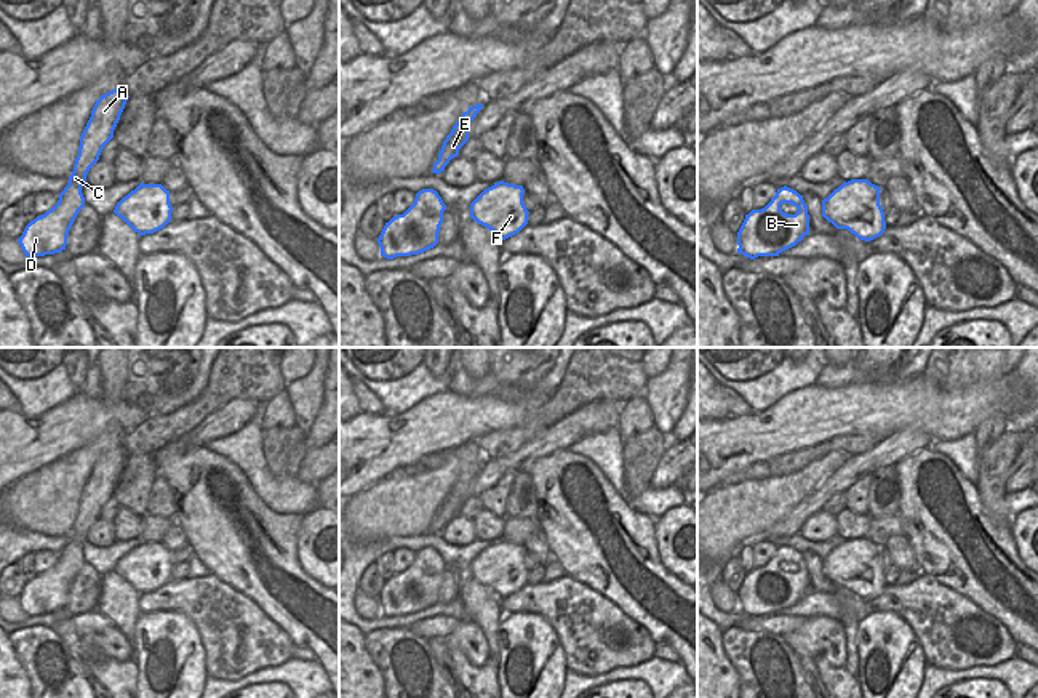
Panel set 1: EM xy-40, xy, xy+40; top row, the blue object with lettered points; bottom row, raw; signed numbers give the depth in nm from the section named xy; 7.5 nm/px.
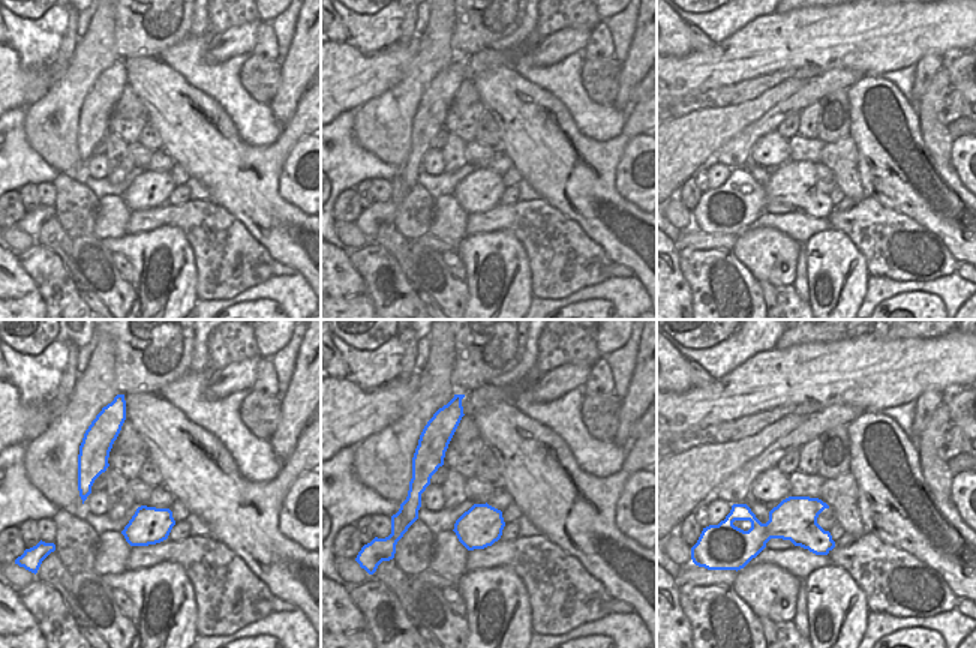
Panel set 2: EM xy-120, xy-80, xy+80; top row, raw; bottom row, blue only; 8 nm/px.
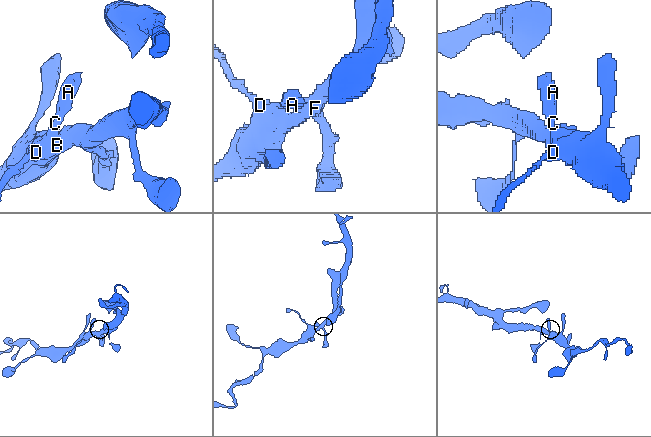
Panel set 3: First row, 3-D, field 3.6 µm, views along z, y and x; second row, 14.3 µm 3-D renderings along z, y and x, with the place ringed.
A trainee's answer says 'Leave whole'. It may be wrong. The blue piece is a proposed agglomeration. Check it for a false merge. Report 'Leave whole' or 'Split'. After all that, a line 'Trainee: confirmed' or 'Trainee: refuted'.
Leave whole
Trainee: confirmed

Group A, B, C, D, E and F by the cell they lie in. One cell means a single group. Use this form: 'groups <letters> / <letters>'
groups A B C D E F

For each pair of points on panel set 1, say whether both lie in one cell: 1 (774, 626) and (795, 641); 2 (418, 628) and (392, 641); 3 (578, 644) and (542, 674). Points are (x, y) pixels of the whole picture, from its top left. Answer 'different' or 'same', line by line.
1: different
2: different
3: different

